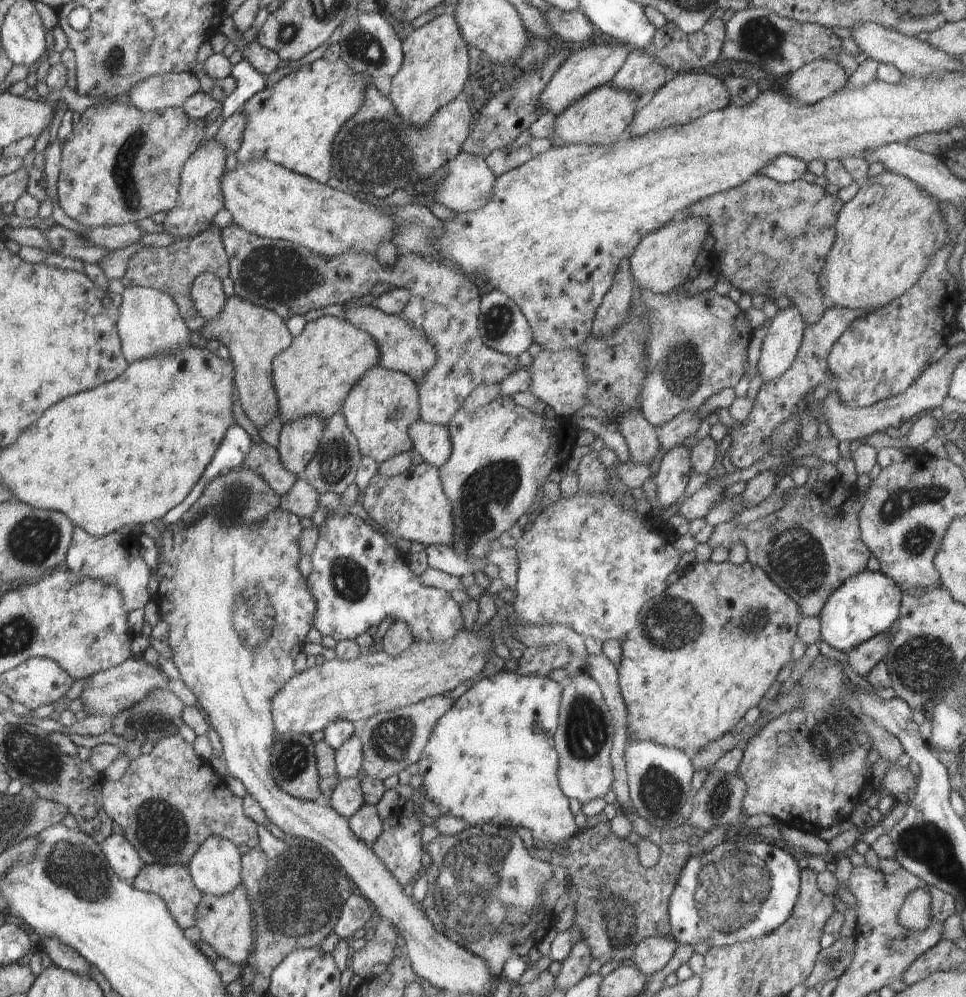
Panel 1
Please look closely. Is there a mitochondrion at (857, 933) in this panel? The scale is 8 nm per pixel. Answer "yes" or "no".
no

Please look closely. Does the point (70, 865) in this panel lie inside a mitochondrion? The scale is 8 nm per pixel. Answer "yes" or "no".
yes

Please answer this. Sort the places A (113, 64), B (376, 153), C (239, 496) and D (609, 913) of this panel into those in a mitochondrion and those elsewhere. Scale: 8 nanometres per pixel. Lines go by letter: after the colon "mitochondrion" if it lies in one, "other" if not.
A: mitochondrion
B: mitochondrion
C: mitochondrion
D: mitochondrion

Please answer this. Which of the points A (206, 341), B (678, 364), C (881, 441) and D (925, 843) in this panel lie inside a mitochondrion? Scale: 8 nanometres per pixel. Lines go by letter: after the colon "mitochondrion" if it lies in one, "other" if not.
A: other
B: mitochondrion
C: other
D: mitochondrion

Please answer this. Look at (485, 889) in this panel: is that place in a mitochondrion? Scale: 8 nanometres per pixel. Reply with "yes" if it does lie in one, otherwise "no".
yes

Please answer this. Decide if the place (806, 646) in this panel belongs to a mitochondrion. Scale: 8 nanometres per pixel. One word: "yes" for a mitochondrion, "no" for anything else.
no

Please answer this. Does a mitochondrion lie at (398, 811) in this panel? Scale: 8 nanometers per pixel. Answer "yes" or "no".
no

